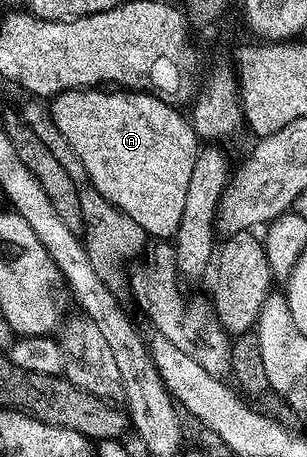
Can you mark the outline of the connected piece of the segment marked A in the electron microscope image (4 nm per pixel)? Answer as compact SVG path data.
M76 90L74 92L62 92L50 101L51 117L53 122L57 122L57 130L61 130L61 134L65 138L65 142L69 142L69 146L73 150L73 154L79 156L79 160L85 166L87 178L90 187L100 192L106 200L113 206L117 206L129 218L133 218L133 222L137 222L137 226L141 226L141 230L146 232L148 237L155 240L170 241L174 237L177 226L181 226L181 214L185 211L185 197L189 195L189 178L193 178L193 166L197 162L201 151L201 141L195 134L192 121L182 116L175 108L167 105L166 99L158 96L150 95L146 92L135 92L126 90Z

